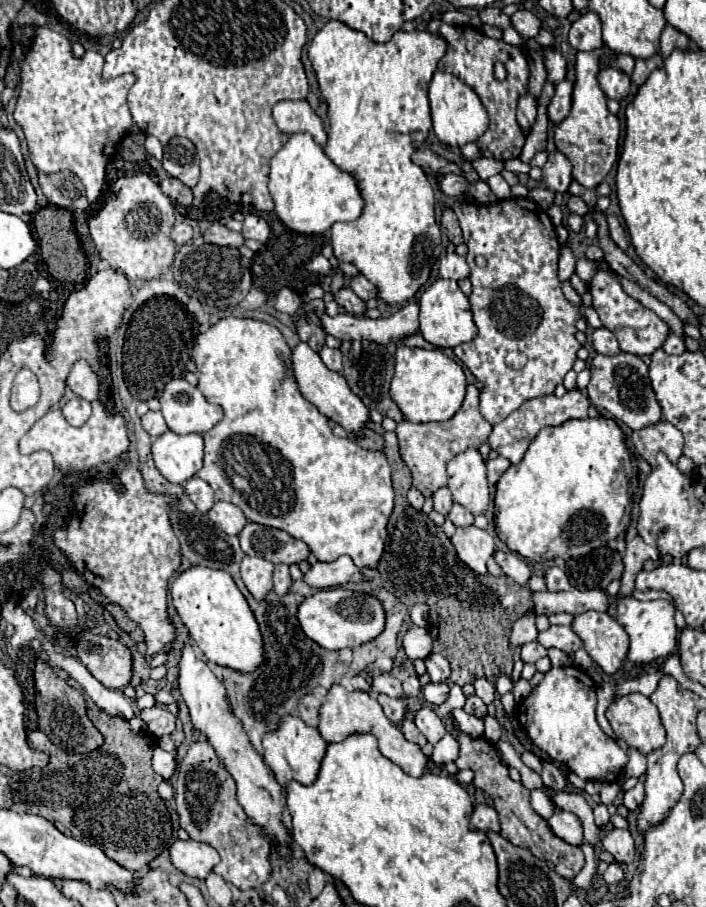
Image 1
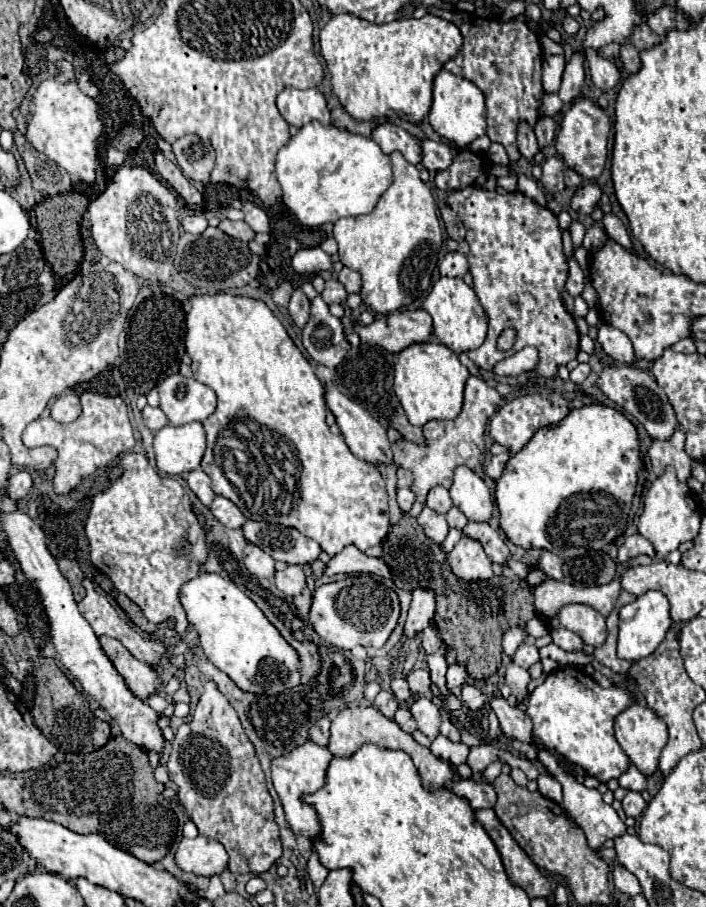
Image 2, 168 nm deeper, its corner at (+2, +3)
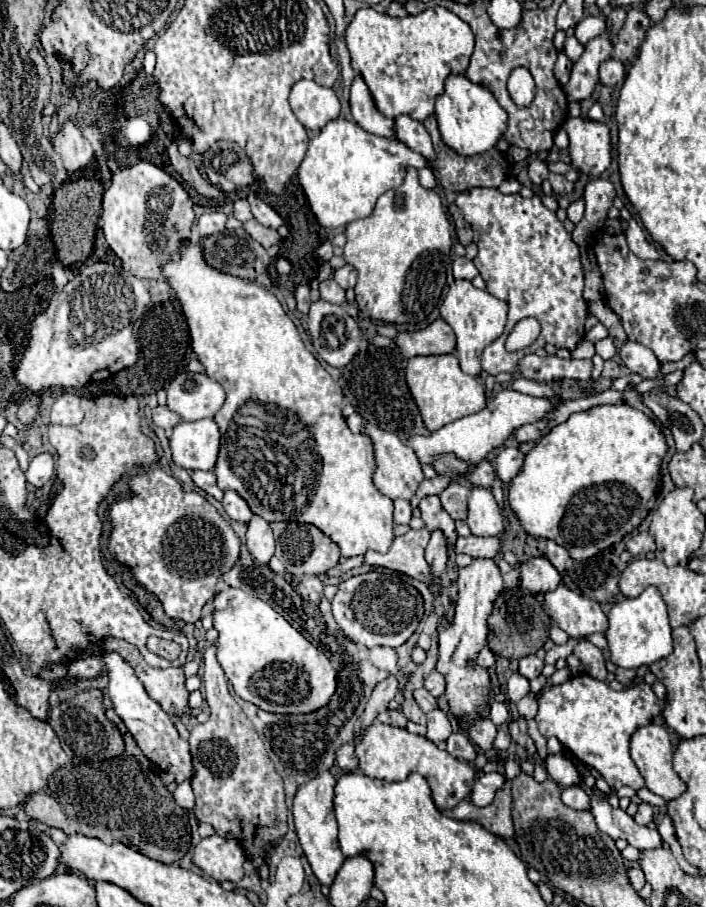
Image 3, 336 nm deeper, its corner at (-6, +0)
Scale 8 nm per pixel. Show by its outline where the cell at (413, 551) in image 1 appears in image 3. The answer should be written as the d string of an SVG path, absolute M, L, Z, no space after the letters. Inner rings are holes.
M504 588L494 600L494 610L488 616L488 648L506 660L524 658L526 654L534 654L548 640L548 628L544 622L544 608L534 598L534 594L524 588Z

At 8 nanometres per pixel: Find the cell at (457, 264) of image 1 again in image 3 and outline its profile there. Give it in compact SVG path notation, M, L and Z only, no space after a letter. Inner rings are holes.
M456 258L454 260L454 278L462 278L462 280L472 280L478 274L474 262L470 258Z

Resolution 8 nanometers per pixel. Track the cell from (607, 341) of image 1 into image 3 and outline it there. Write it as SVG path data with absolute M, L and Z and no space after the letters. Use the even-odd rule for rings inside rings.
M624 340L620 346L620 358L622 362L632 370L638 372L642 378L656 378L660 376L660 362L654 356L654 352L638 342Z

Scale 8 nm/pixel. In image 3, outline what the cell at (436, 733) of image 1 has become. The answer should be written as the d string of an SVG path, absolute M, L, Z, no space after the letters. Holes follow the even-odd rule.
M434 708L426 716L428 716L428 734L426 734L426 738L432 740L434 744L438 744L442 740L448 740L448 736L452 734L452 726L450 726L450 720L448 720L446 712L442 712L440 708Z

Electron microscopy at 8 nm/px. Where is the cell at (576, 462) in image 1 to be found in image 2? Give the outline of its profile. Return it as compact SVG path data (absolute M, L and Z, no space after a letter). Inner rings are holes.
M602 403L572 409L560 423L538 429L534 437L508 459L502 477L496 481L500 527L514 545L524 549L548 549L564 559L574 559L590 549L602 549L606 543L616 541L626 529L640 469L642 453L638 431L624 413Z

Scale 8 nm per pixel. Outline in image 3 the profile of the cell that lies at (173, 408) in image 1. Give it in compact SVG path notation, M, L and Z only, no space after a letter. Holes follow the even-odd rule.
M182 372L168 386L168 408L186 422L214 418L224 400L224 388L204 374Z

